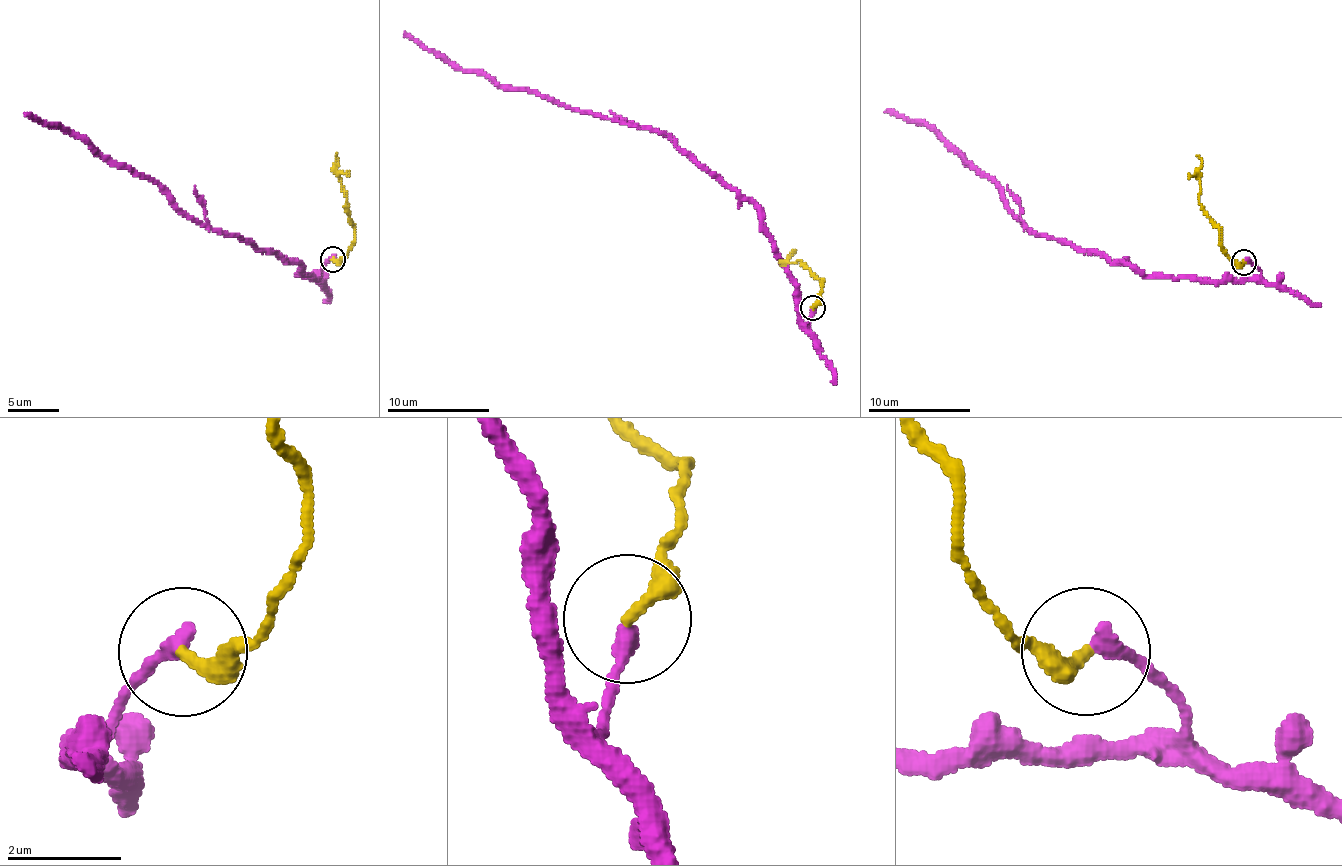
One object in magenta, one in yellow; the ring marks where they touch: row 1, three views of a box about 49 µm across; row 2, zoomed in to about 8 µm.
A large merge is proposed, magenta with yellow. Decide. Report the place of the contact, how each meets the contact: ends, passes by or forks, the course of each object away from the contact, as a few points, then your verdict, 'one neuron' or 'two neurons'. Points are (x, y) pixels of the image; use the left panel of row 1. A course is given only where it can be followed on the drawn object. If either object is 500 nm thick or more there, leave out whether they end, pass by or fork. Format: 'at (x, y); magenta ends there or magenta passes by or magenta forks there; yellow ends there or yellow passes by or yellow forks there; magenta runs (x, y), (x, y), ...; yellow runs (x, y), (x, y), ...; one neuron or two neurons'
at (333, 259); magenta ends there; yellow ends there; magenta runs (333, 260), (319, 278), (301, 273), (298, 263), (192, 221), (156, 183), (25, 115); yellow runs (333, 260), (341, 260), (354, 242), (354, 227), (349, 219), (347, 199), (336, 163), (337, 153); two neurons

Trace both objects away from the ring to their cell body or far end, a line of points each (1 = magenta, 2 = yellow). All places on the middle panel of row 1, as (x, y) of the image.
1: (813, 309), (808, 327), (798, 284), (754, 205), (669, 139), (533, 90), (495, 85), (424, 49), (404, 31)
2: (813, 307), (824, 281), (811, 273), (801, 260), (783, 265), (780, 260)

